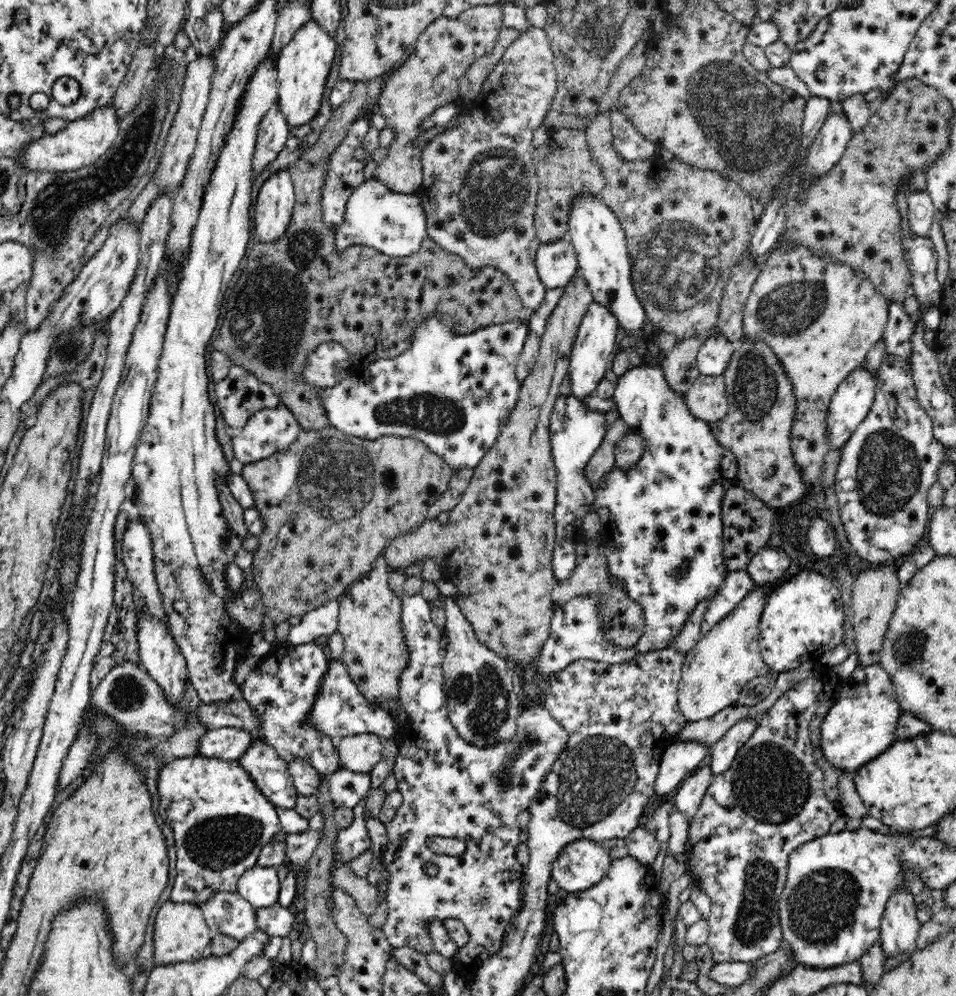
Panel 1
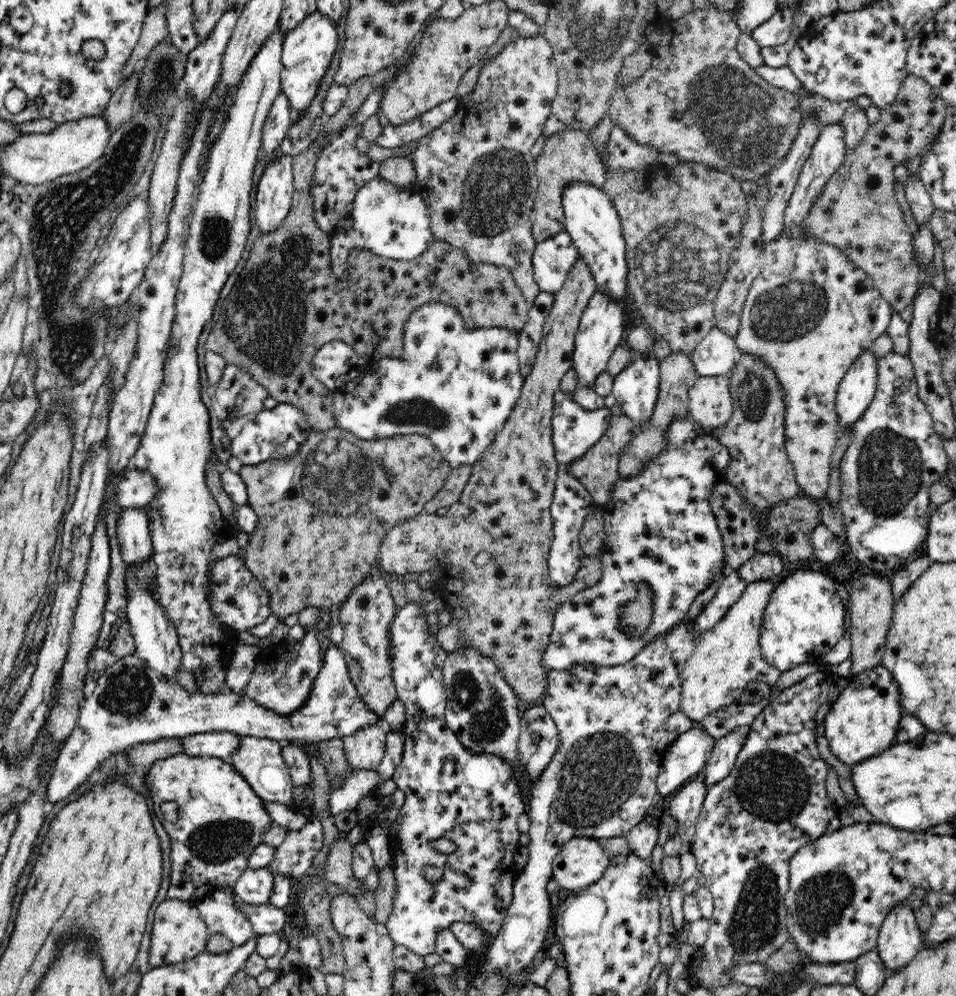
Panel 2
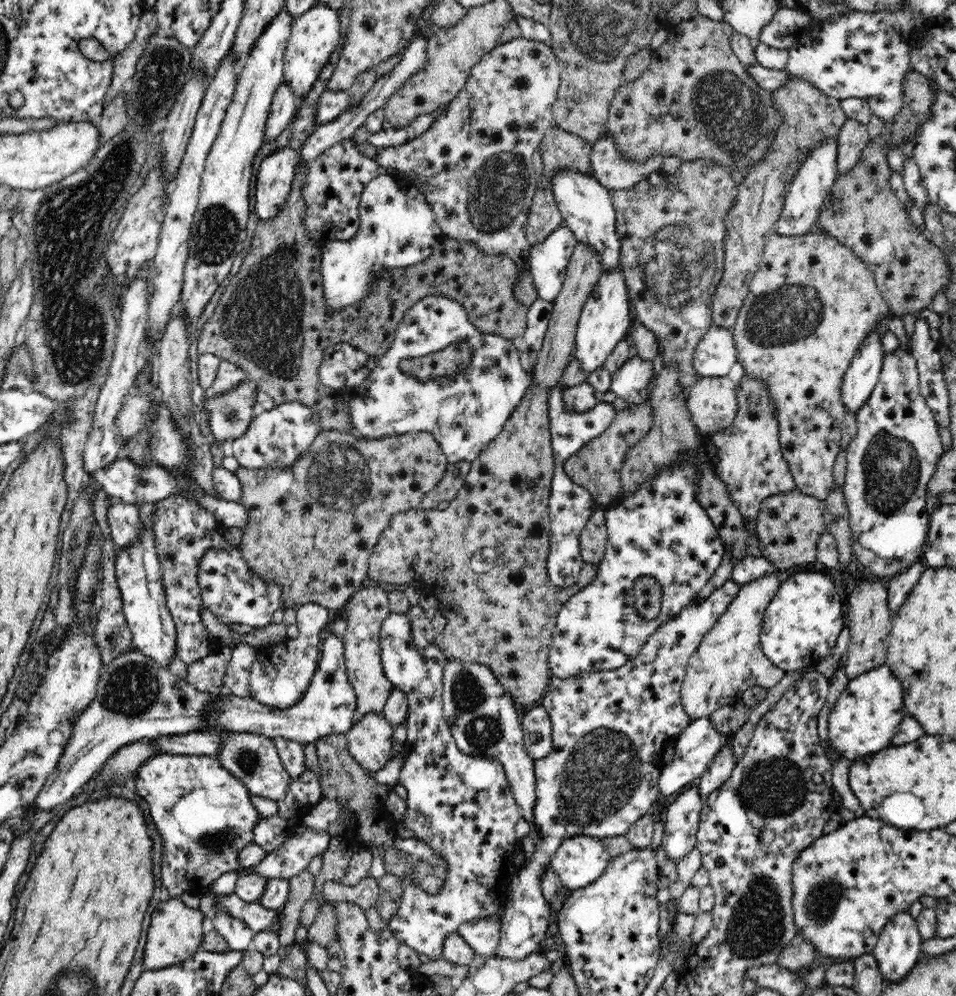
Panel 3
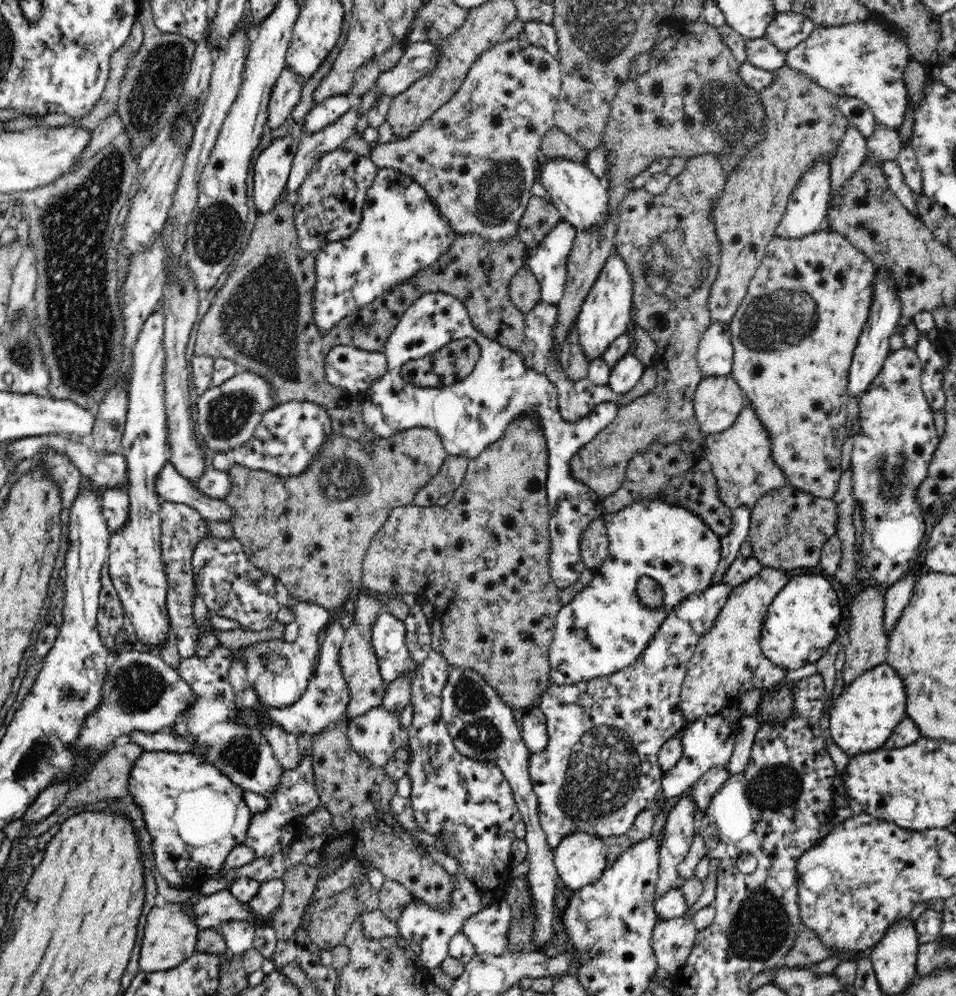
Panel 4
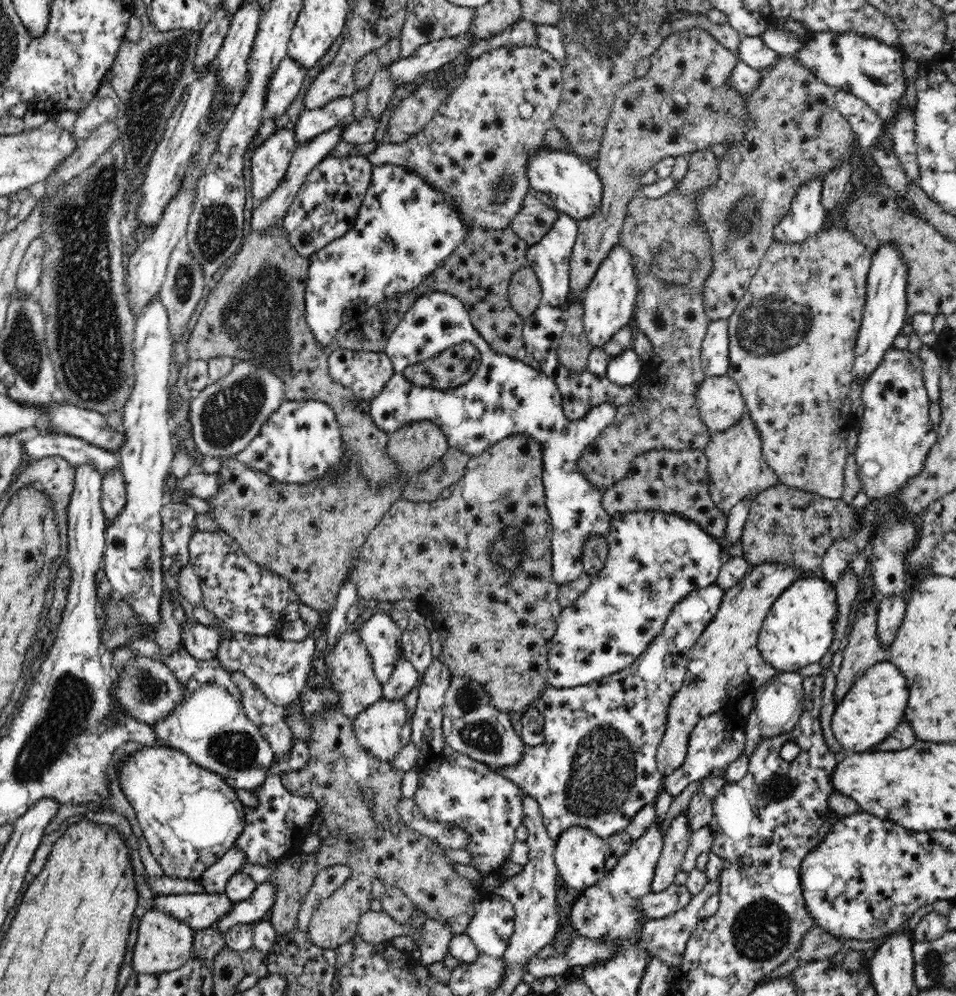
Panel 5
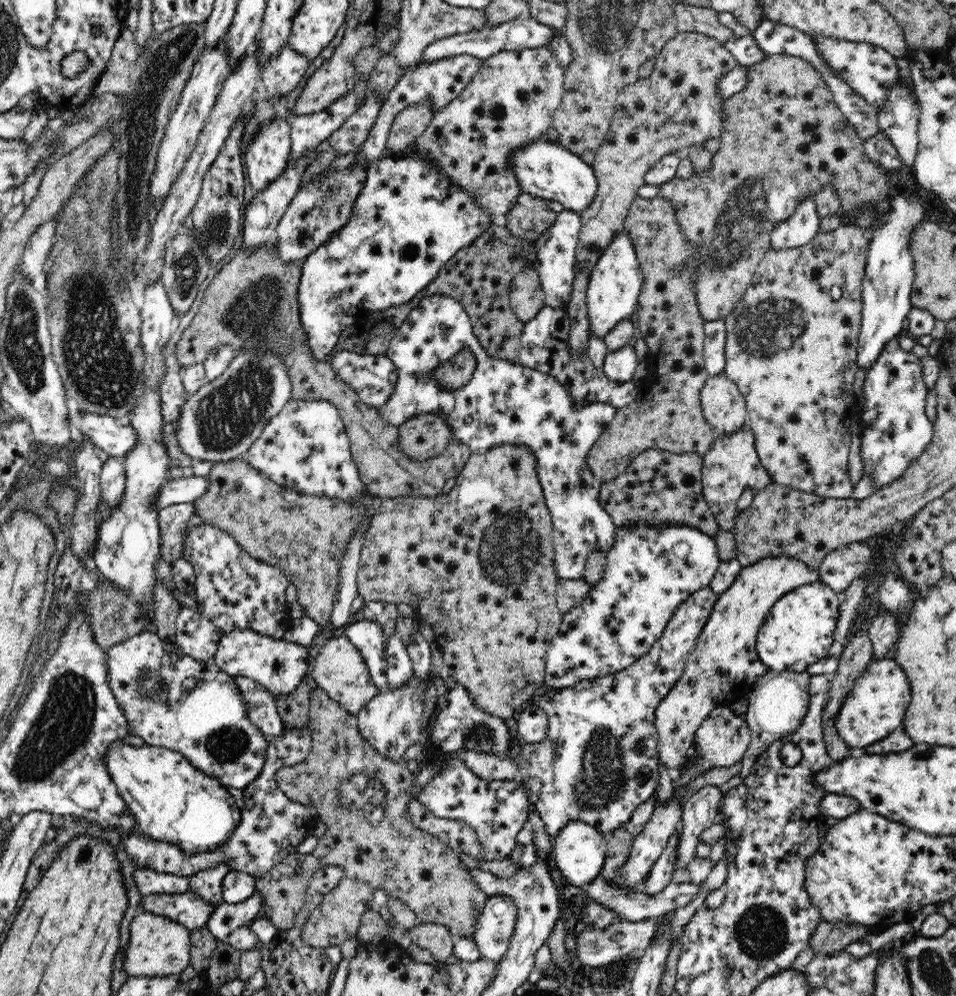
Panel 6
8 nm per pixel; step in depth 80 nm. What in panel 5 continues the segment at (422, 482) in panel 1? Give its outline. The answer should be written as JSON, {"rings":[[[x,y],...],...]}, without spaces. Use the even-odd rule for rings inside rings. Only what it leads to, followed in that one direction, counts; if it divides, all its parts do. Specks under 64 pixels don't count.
{"rings":[[[414,420],[391,434],[387,453],[399,464],[403,476],[412,476],[442,459],[448,447],[447,436],[437,424]],[[235,458],[223,459],[218,475],[218,492],[208,498],[208,512],[216,520],[219,528],[232,535],[240,548],[256,564],[269,568],[285,578],[296,594],[298,602],[321,616],[329,614],[336,603],[337,593],[350,574],[350,562],[356,561],[358,552],[368,536],[368,532],[386,514],[392,502],[402,497],[402,487],[392,483],[383,489],[372,488],[360,475],[356,459],[349,458],[346,478],[338,478],[338,483],[308,483],[307,485],[281,483],[262,471],[254,470]]]}

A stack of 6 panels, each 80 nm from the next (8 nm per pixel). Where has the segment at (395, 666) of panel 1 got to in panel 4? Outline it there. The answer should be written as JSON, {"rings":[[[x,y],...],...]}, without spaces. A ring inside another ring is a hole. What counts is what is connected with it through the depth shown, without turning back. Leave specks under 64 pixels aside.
{"rings":[[[357,592],[357,600],[353,612],[356,621],[350,628],[346,629],[346,636],[341,644],[340,653],[338,653],[341,674],[348,687],[347,720],[367,713],[374,706],[380,706],[387,687],[387,684],[381,678],[375,649],[371,642],[373,623],[384,612],[384,608],[379,602],[379,597],[368,594],[368,592]]]}

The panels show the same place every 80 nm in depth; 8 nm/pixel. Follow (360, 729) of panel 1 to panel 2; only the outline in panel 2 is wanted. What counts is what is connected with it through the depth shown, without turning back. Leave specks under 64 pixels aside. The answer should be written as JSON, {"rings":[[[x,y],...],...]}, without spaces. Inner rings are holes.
{"rings":[[[331,641],[326,647],[322,659],[322,669],[319,676],[316,676],[315,684],[312,686],[306,702],[288,716],[260,706],[245,694],[237,696],[230,691],[204,694],[199,689],[188,691],[175,679],[162,677],[154,669],[150,669],[148,664],[135,654],[122,656],[96,680],[96,687],[92,695],[82,702],[76,726],[74,726],[71,736],[64,742],[59,755],[56,756],[50,776],[45,779],[46,796],[44,796],[44,801],[56,804],[64,800],[78,786],[88,781],[94,771],[103,769],[104,765],[110,763],[119,753],[142,743],[152,743],[163,739],[180,739],[198,733],[228,731],[239,734],[241,738],[268,738],[281,743],[310,746],[330,738],[343,739],[354,734],[356,730],[360,730],[362,726],[368,726],[368,724],[384,723],[382,716],[368,710],[366,704],[360,700],[360,695],[350,679],[341,645],[336,646]]]}

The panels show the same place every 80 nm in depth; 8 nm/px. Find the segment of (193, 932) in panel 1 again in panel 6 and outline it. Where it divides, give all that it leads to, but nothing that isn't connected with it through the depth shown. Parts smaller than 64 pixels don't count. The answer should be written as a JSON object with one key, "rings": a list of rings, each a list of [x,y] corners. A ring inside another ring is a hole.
{"rings":[[[147,913],[137,914],[130,926],[123,928],[124,960],[122,971],[129,977],[163,977],[180,974],[188,965],[191,957],[191,929],[182,926],[168,917]]]}

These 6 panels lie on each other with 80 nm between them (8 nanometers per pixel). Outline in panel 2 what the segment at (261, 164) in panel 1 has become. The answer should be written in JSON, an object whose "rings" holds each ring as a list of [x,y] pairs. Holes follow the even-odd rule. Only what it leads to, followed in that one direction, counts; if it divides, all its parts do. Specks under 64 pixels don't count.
{"rings":[[[280,92],[272,103],[267,122],[262,130],[260,153],[274,153],[277,146],[283,142],[289,128],[293,126],[294,119],[287,96]]]}

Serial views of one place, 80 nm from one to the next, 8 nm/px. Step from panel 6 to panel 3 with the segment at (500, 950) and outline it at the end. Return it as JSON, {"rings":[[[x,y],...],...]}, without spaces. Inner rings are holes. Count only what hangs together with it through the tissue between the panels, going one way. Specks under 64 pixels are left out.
{"rings":[[[502,917],[474,918],[462,923],[457,933],[474,949],[476,955],[492,956],[501,939]]]}

